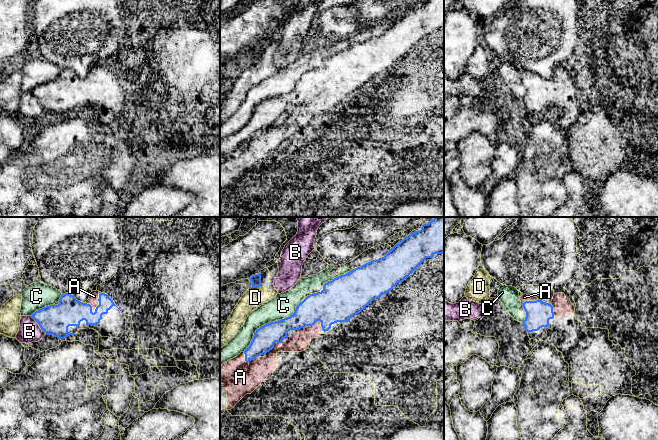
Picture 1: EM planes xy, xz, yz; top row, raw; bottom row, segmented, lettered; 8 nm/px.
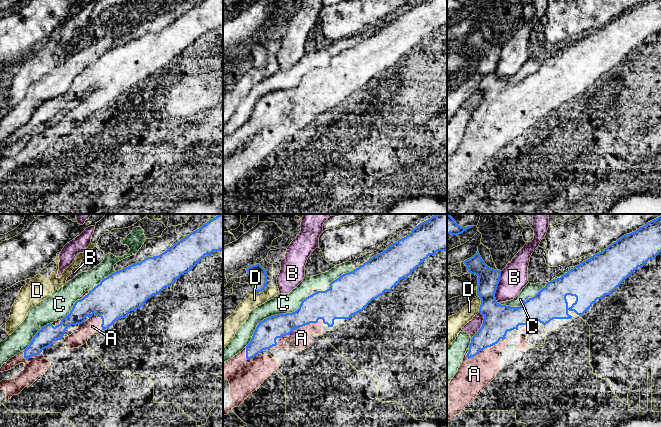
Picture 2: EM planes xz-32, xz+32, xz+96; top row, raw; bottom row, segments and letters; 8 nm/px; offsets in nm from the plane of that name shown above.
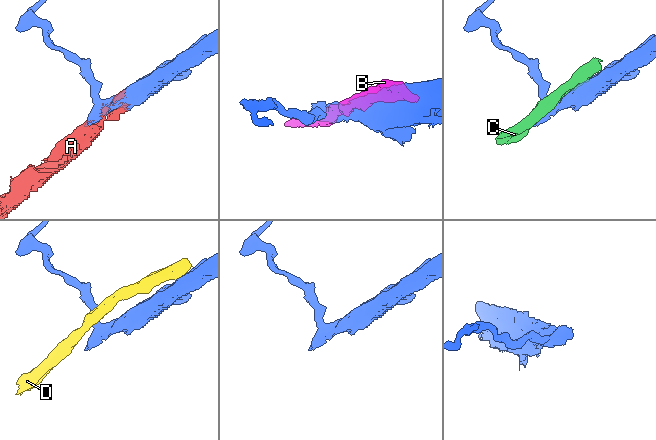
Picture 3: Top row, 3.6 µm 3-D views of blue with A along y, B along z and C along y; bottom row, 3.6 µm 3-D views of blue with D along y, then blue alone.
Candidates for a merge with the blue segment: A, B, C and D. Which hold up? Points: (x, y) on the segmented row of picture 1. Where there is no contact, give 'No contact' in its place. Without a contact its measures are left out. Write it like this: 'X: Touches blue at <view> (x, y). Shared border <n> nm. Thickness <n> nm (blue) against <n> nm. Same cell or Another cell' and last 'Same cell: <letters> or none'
A: Touches blue at xz (311, 325). Shared border 240 nm. Thickness 300 nm (blue) against 160 nm. Same cell
B: Touches blue at xy (39, 325). Shared border 190 nm. Thickness 240 nm (blue) against 180 nm. Another cell
C: Touches blue at xz (270, 322). Shared border 600 nm. Thickness 180 nm (blue) against 200 nm. Another cell
D: Touches blue at xz (256, 287). Shared border 90 nm. Thickness 80 nm (blue) against 160 nm. Another cell
Same cell: A

